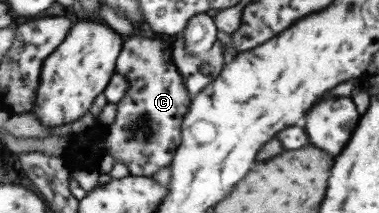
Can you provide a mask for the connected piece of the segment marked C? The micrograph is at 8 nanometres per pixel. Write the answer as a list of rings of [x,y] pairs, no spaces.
[[[139,35],[127,38],[121,56],[117,60],[117,72],[128,79],[130,88],[128,88],[126,98],[117,104],[115,121],[105,128],[96,126],[75,135],[70,147],[77,147],[91,153],[95,139],[97,139],[97,142],[100,143],[97,145],[95,153],[110,155],[114,160],[122,161],[129,168],[130,174],[134,176],[154,176],[158,170],[173,164],[178,147],[180,147],[182,123],[186,114],[192,110],[193,96],[186,88],[185,78],[173,58],[172,44],[168,44],[166,40],[159,39],[157,36]]]

